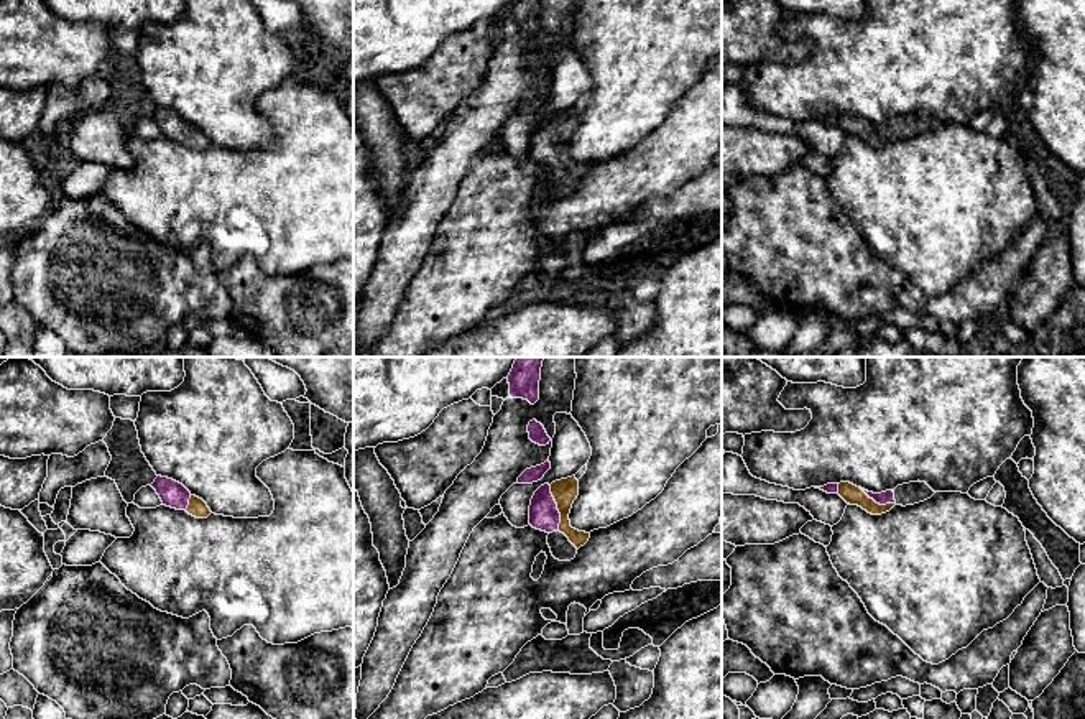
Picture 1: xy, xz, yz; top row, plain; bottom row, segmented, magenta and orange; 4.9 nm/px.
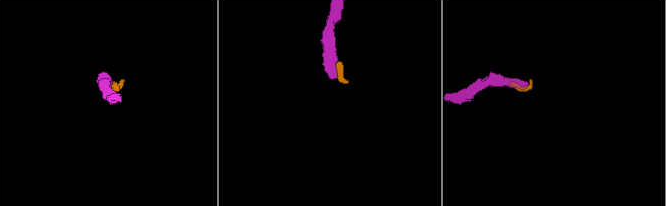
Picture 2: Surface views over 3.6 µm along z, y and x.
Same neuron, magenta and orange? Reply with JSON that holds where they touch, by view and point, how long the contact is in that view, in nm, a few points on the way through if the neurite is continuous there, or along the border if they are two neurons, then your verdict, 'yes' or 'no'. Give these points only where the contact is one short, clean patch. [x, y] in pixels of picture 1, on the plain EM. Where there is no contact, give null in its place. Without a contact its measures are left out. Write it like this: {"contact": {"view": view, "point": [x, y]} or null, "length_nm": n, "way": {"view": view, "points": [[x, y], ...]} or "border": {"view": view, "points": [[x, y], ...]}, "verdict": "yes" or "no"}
{"contact": {"view": "xz", "point": [556, 140]}, "length_nm": 220, "way": {"view": "xz", "points": [[543, 143], [556, 140], [556, 130], [564, 122]]}, "verdict": "yes"}

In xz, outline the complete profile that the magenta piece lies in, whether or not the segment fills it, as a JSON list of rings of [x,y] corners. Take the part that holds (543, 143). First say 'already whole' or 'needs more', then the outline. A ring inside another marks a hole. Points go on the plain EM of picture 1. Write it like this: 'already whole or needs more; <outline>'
needs more; [[[575,107],[541,117],[531,130],[529,156],[546,165],[561,163],[579,181],[589,173],[590,165],[570,158],[569,145],[577,127]]]

